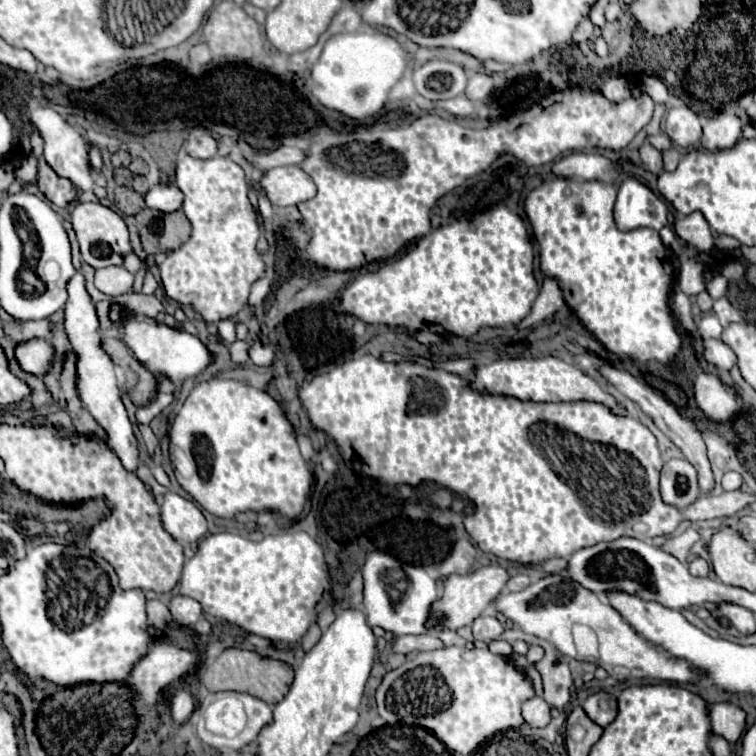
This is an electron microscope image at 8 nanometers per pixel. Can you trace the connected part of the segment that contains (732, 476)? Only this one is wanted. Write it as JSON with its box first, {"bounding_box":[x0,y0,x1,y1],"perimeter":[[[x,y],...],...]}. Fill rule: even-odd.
{"bounding_box":[723,471,743,491],"perimeter":[[[729,471],[729,473],[725,473],[725,477],[723,477],[723,489],[725,489],[725,491],[739,489],[741,485],[743,485],[743,477],[741,477],[737,471]]]}

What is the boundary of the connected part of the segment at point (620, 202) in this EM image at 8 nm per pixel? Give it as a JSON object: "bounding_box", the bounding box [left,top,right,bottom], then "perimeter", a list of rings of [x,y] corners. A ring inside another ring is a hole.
{"bounding_box":[613,177,667,231],"perimeter":[[[627,177],[619,187],[613,215],[621,231],[631,231],[639,227],[659,231],[667,225],[667,203],[635,177]]]}

